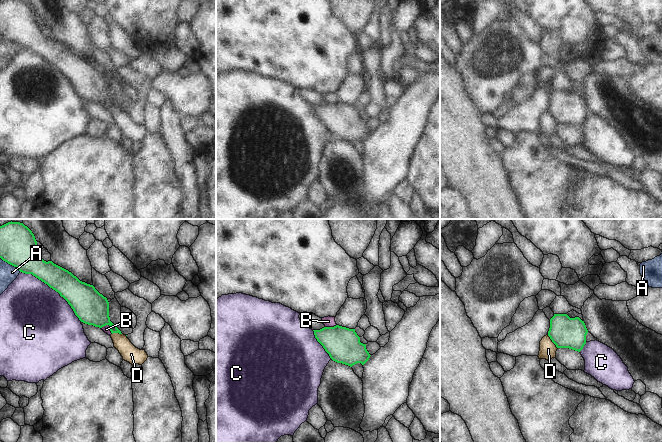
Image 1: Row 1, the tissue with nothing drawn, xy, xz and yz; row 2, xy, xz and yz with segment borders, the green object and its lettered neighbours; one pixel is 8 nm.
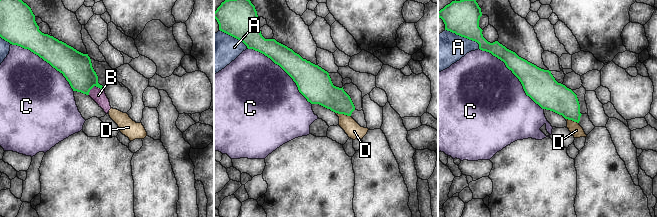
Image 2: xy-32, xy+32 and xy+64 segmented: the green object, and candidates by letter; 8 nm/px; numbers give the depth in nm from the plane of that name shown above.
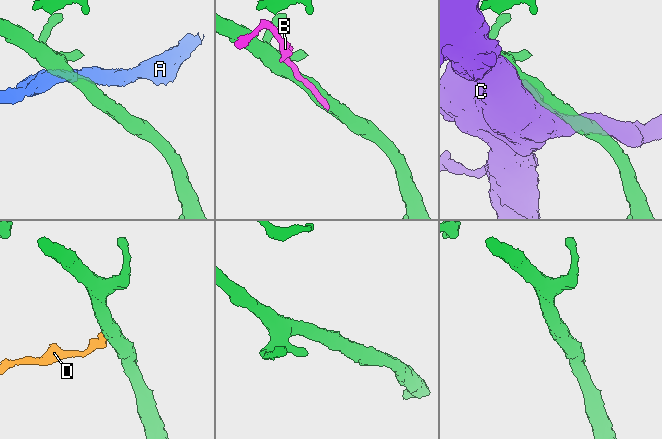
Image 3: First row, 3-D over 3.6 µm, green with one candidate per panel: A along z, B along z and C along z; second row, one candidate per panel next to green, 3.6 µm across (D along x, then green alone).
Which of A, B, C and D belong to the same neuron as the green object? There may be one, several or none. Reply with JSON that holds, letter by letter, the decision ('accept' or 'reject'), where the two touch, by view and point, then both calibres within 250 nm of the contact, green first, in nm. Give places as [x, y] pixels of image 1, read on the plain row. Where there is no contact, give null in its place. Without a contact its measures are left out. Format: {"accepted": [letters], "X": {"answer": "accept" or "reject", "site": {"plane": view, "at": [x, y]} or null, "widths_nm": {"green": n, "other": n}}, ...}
{"accepted": [], "A": {"answer": "reject", "site": {"plane": "xy", "at": [10, 40]}, "widths_nm": {"green": 300, "other": 140}}, "B": {"answer": "reject", "site": {"plane": "xy", "at": [109, 101]}, "widths_nm": {"green": 260, "other": 60}}, "C": {"answer": "reject", "site": {"plane": "xy", "at": [53, 65]}, "widths_nm": {"green": 240, "other": 500}}, "D": {"answer": "reject", "site": {"plane": "yz", "at": [552, 117]}, "widths_nm": {"green": 260, "other": 130}}}

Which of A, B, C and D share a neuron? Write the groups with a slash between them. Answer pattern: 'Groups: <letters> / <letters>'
Groups: A / B D / C

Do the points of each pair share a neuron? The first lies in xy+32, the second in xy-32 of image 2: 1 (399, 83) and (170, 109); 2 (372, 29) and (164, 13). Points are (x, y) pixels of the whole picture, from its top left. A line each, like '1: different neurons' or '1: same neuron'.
1: different neurons
2: same neuron

